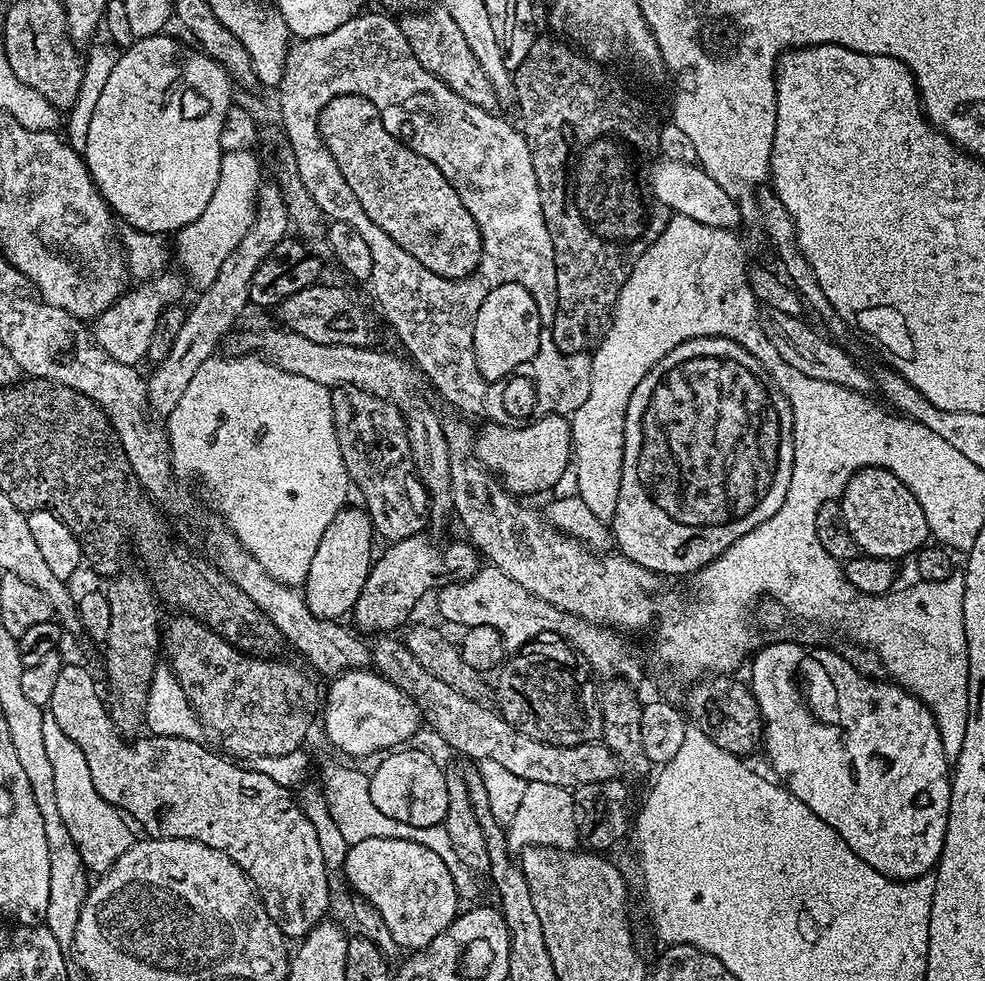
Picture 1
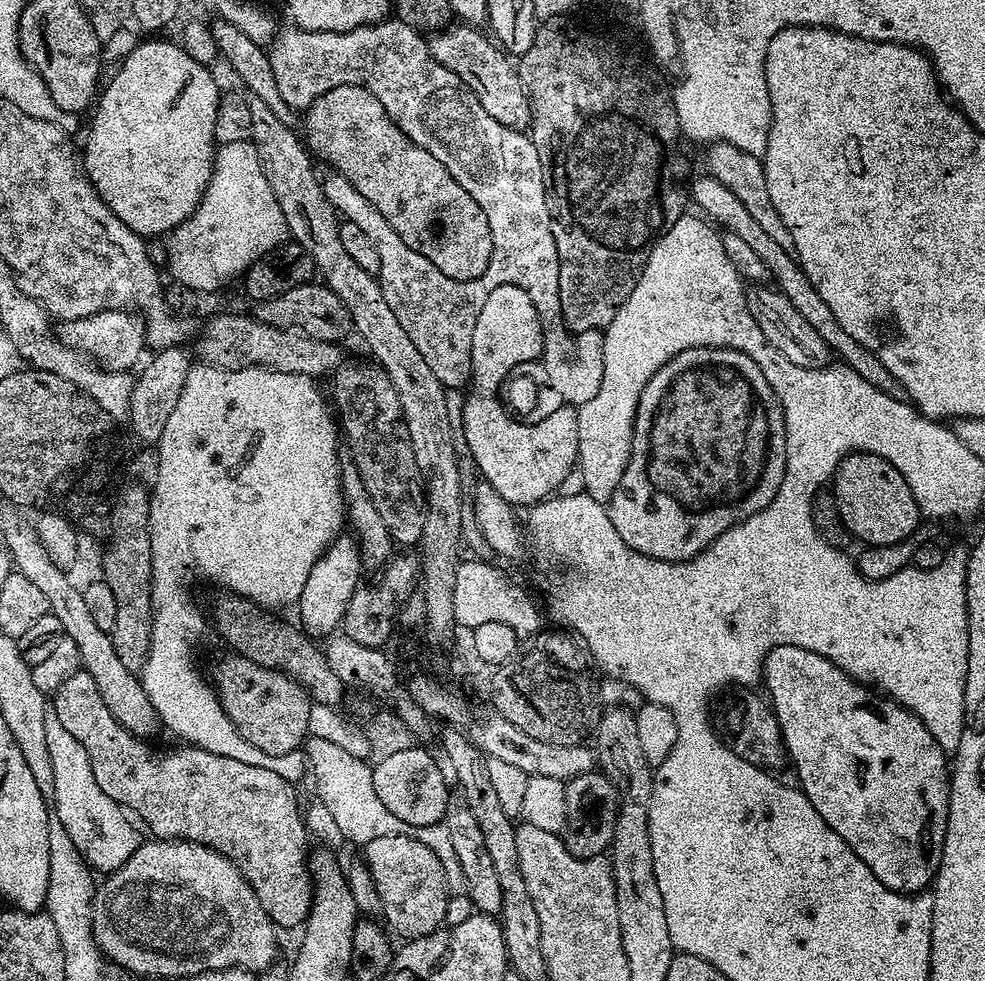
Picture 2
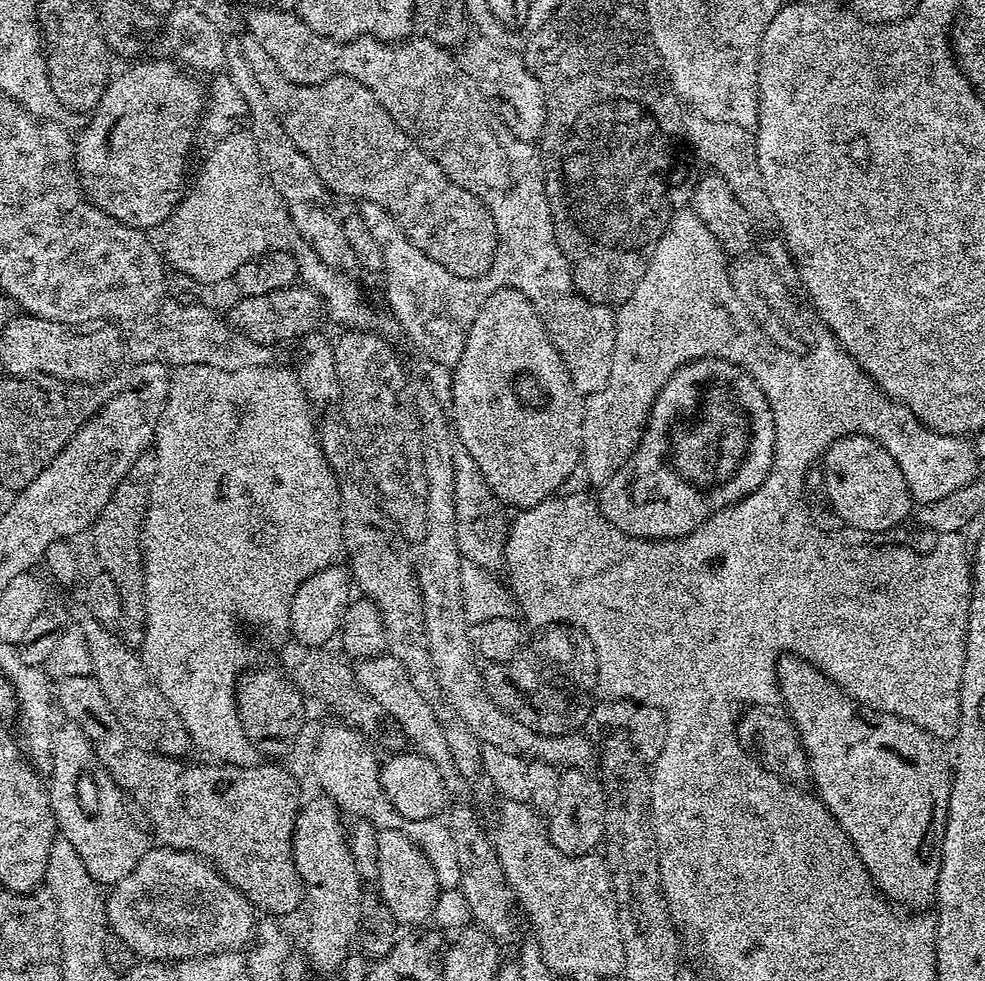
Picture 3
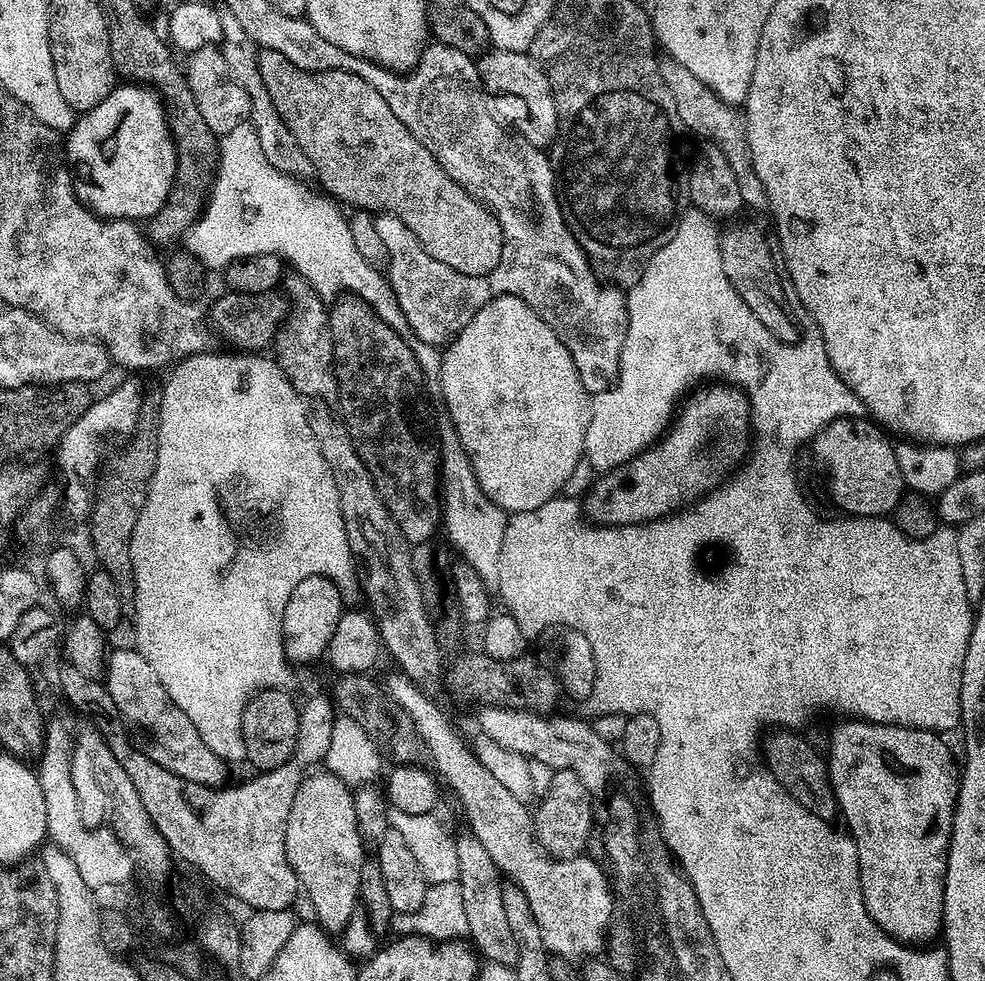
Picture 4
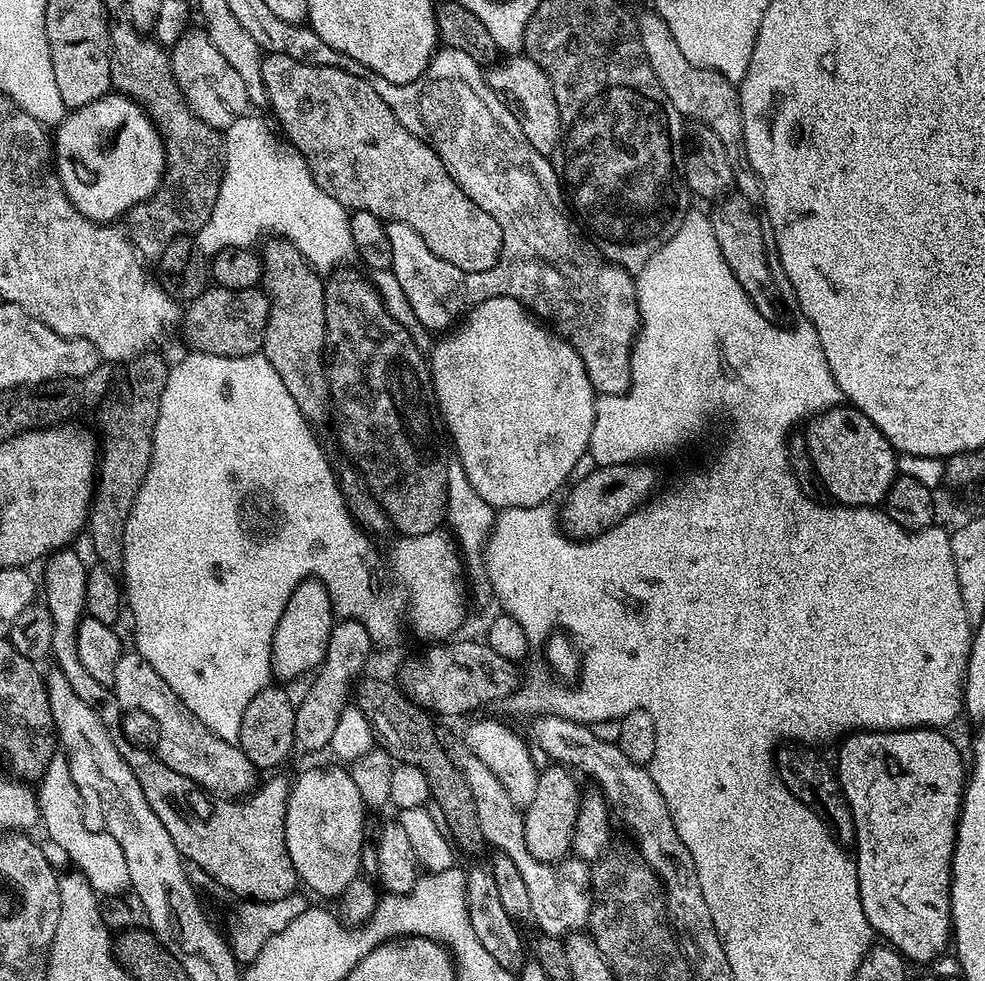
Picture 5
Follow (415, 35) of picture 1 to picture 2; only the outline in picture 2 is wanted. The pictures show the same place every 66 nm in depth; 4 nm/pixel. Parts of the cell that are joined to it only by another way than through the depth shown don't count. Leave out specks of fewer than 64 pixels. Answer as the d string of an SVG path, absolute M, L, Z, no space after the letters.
M463 22L457 23L455 26L448 26L443 31L437 31L428 40L430 54L439 64L446 66L446 70L456 74L461 82L476 95L478 102L482 102L482 107L486 109L486 114L490 114L490 118L502 122L502 126L507 128L527 129L532 123L532 107L528 105L528 96L524 92L524 87L513 61L487 35L484 37L478 33L480 31L475 27Z

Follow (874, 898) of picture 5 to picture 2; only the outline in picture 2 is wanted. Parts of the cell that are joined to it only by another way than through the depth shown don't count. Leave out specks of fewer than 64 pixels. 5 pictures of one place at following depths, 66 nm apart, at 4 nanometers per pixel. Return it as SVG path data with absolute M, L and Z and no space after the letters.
M778 646L765 658L762 684L763 687L768 687L766 696L784 735L787 759L796 767L796 776L800 779L798 787L806 794L806 798L810 798L814 810L818 810L824 821L844 839L846 846L850 846L850 850L854 850L854 854L858 854L858 858L862 858L862 862L870 866L870 870L876 875L878 882L882 882L882 886L905 894L925 891L935 881L936 871L940 868L940 859L944 853L944 831L948 821L950 787L950 764L949 761L944 761L947 760L946 754L938 746L934 734L930 734L930 730L926 730L926 726L916 715L908 712L895 700L889 700L880 694L871 696L868 693L871 691L865 685L853 680L838 666L834 666L834 662L822 658L822 654L814 654L798 646Z

